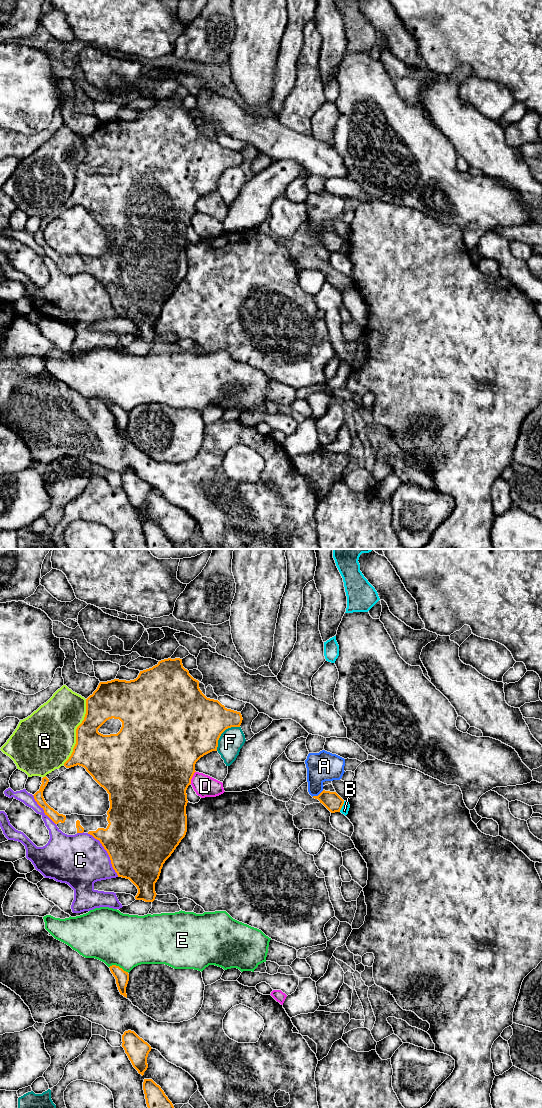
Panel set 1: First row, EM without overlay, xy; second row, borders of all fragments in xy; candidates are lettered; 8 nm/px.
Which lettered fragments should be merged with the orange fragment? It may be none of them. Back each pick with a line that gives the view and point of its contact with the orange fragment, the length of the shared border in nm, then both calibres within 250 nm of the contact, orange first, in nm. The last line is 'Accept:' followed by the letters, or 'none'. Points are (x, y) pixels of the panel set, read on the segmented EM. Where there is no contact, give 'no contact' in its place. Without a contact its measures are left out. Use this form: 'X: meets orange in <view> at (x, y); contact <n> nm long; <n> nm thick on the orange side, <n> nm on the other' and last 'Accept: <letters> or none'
Accept: none

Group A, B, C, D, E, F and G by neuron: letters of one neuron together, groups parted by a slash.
A / B / C / D / E / F / G

